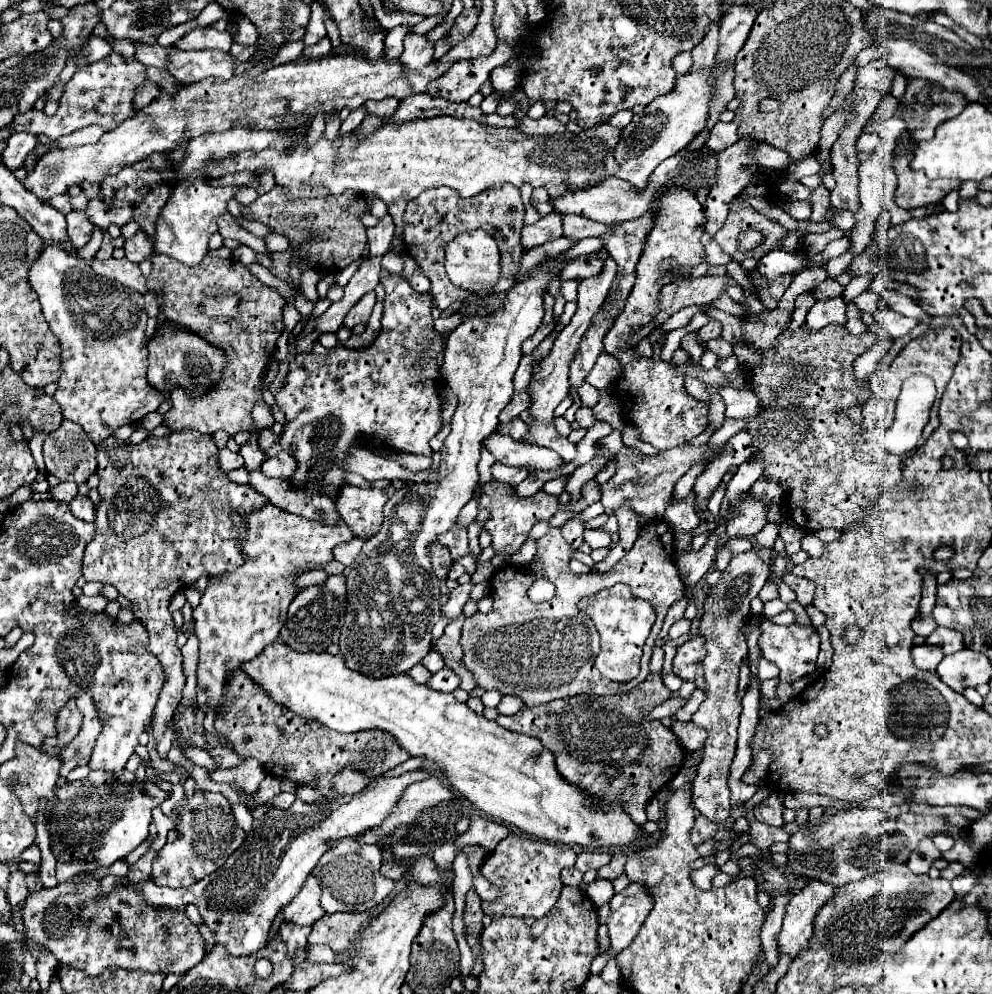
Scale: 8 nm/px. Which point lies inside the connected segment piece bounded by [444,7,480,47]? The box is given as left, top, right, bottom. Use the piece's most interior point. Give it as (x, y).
(466, 21)

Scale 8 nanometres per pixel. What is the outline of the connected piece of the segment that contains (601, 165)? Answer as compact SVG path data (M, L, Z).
M432 117L432 119L420 119L420 121L412 121L412 123L404 123L402 127L392 127L392 123L386 123L384 127L380 127L380 131L376 131L374 135L370 135L368 139L358 139L354 135L338 135L336 141L326 141L324 137L320 137L316 141L316 145L312 145L310 149L306 149L306 139L296 143L296 151L286 157L284 151L286 147L294 145L294 133L280 135L280 139L276 143L272 143L272 147L260 151L260 153L244 153L238 155L236 159L224 159L220 163L214 163L212 169L208 167L208 177L222 177L226 173L238 173L238 171L258 171L258 169L272 169L276 183L284 185L290 193L292 199L296 197L316 197L316 195L324 195L324 193L344 193L346 189L358 191L358 193L374 193L376 197L380 197L386 205L388 211L394 219L396 233L394 237L402 235L404 229L404 209L406 205L416 199L420 193L434 189L434 187L450 187L454 191L458 191L458 195L462 199L466 197L474 197L482 191L488 189L496 189L502 187L506 183L514 185L514 187L522 187L524 183L530 183L534 189L538 187L546 187L550 197L554 199L556 195L564 195L568 191L580 191L580 189L588 189L596 183L602 183L604 179L612 177L618 171L616 159L614 159L614 147L620 141L620 127L612 127L610 123L600 123L594 125L578 135L564 131L564 133L556 133L556 135L548 135L548 137L524 137L524 133L520 133L518 129L500 129L500 127L490 127L490 125L482 125L478 121L468 121L468 119L456 119L456 117Z

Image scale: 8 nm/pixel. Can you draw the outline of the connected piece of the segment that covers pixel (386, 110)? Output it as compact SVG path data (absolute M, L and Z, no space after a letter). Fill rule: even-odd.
M387 97L379 101L368 100L364 105L368 113L376 113L376 115L394 115L399 107L400 101L401 100L396 97Z

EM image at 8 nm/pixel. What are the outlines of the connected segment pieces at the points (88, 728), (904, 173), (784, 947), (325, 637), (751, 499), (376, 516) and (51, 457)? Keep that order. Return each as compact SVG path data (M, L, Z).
M80 691L78 697L80 699L76 699L76 703L78 703L78 709L82 711L82 715L84 715L84 721L82 721L82 727L80 727L78 735L74 737L74 741L62 749L60 777L68 777L68 773L74 767L88 765L94 741L102 731L102 721L98 717L96 703L94 703L90 691Z
M910 141L904 147L904 157L894 159L892 167L898 175L898 187L894 201L904 209L916 209L924 205L934 205L944 199L944 195L961 187L962 182L958 179L935 179L930 180L924 173L912 173L908 169L910 163L910 151L914 149L914 141Z
M810 881L802 891L798 891L784 915L782 931L778 933L778 949L790 957L796 957L802 947L808 945L808 939L814 931L814 919L830 899L836 897L836 885L826 881Z
M328 575L328 579L322 585L310 585L302 589L290 603L286 623L280 629L280 639L298 653L326 651L328 645L338 643L340 627L344 625L344 609L346 609L346 577Z
M750 491L738 495L730 509L726 519L726 533L730 537L754 537L756 533L762 531L766 525L766 513L768 513L768 503L762 501L760 497L752 495Z
M346 485L344 491L340 491L340 499L336 499L336 507L352 531L372 531L372 527L378 531L386 501L388 489L362 489Z
M64 419L44 441L44 463L46 471L60 481L82 485L96 471L96 445L80 425Z

